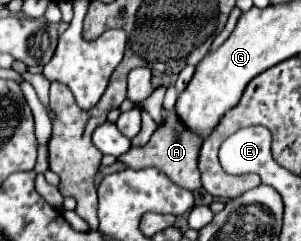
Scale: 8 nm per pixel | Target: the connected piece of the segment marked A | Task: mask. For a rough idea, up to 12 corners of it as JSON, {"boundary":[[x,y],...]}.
{"boundary":[[163,110],[147,146],[119,160],[129,168],[159,168],[177,186],[201,188],[197,154],[175,110]]}

